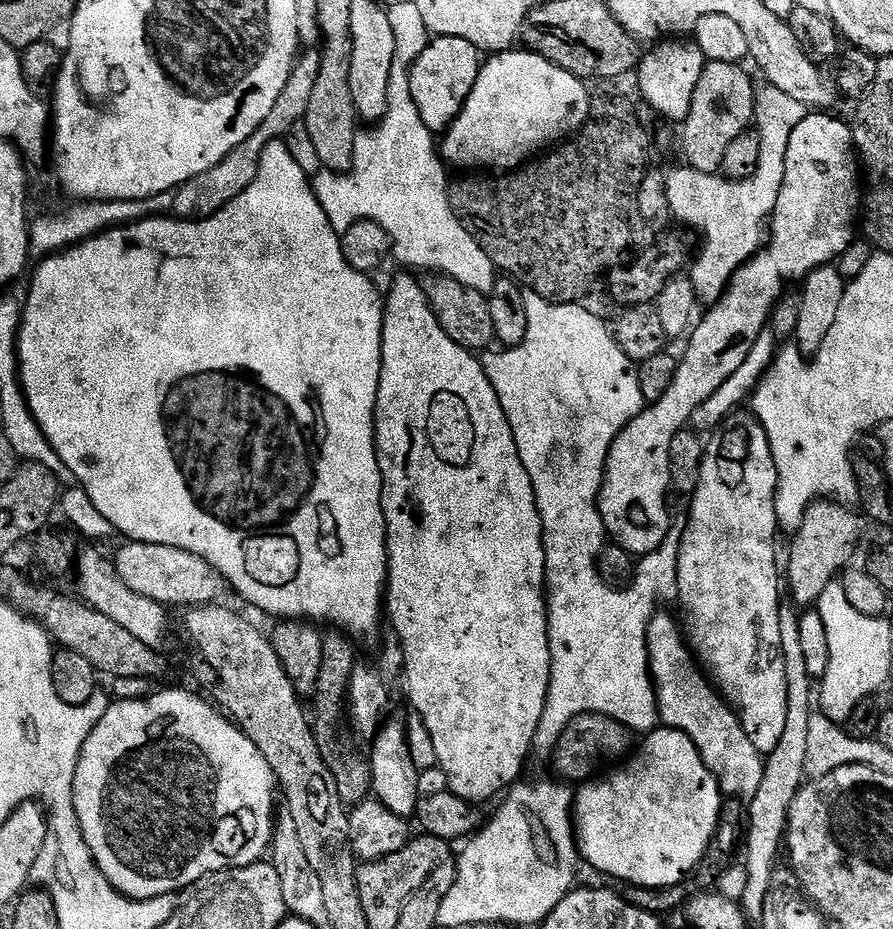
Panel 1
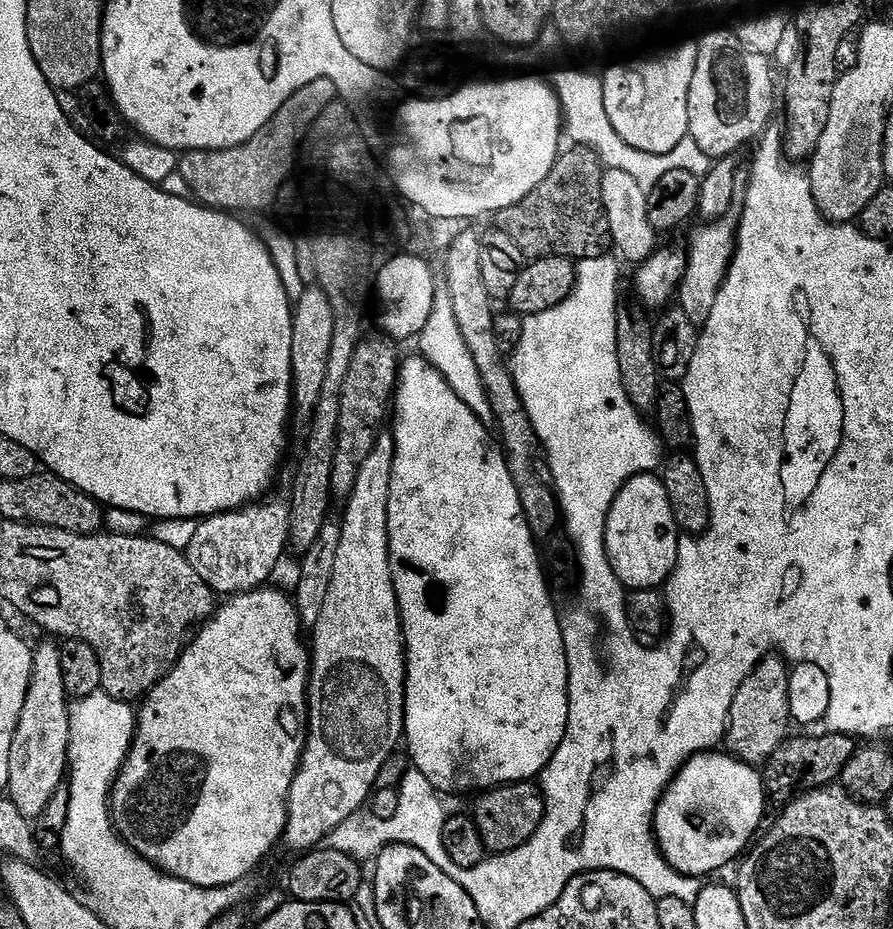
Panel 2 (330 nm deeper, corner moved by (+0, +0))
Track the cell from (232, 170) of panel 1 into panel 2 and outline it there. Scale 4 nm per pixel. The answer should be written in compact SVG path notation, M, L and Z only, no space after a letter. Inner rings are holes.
M328 80L310 82L310 86L302 86L298 94L294 94L242 146L234 146L226 150L194 150L180 156L178 171L186 182L189 193L203 207L215 208L218 212L244 214L240 212L260 212L263 208L271 209L276 196L289 183L292 167L297 167L302 145L308 135L308 129L314 121L327 110L337 99L336 87Z

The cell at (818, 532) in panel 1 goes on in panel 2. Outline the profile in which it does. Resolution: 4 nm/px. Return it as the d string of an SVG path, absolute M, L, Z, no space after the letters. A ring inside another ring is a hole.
M769 654L749 674L746 682L738 686L738 694L734 694L734 702L730 706L726 733L727 751L737 761L740 759L748 764L763 765L770 754L774 754L774 750L778 750L778 746L782 746L782 742L788 739L788 724L793 723L789 671L783 656Z

